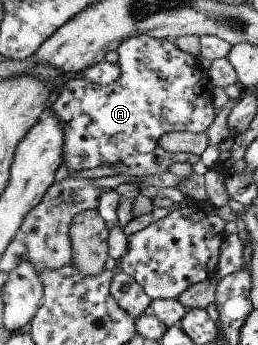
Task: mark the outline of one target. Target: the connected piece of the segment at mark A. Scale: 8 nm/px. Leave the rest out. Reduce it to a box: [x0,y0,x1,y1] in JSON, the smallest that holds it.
[45,33,217,177]

